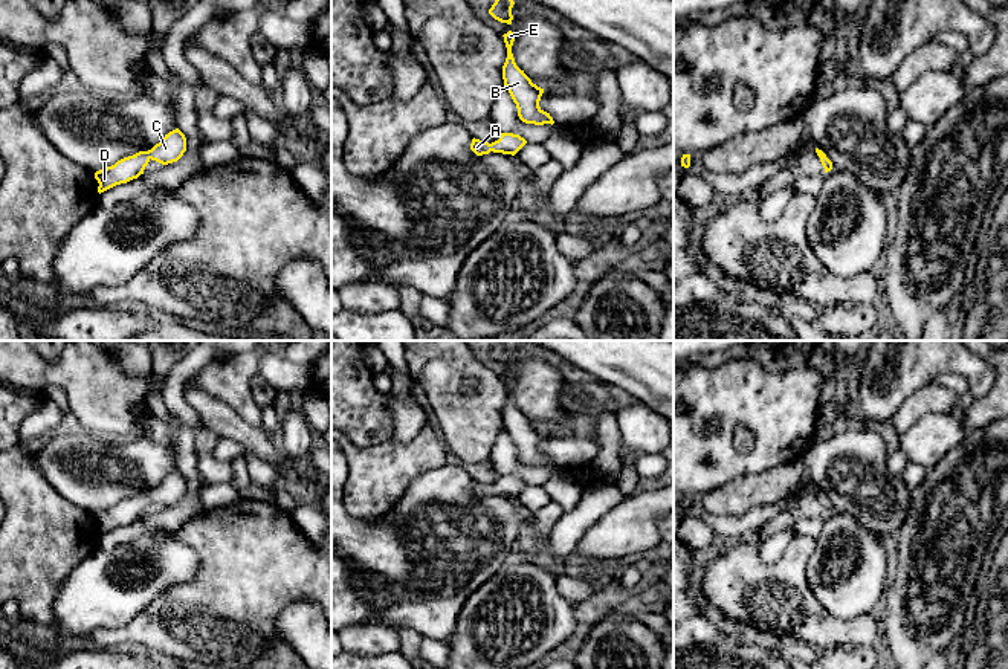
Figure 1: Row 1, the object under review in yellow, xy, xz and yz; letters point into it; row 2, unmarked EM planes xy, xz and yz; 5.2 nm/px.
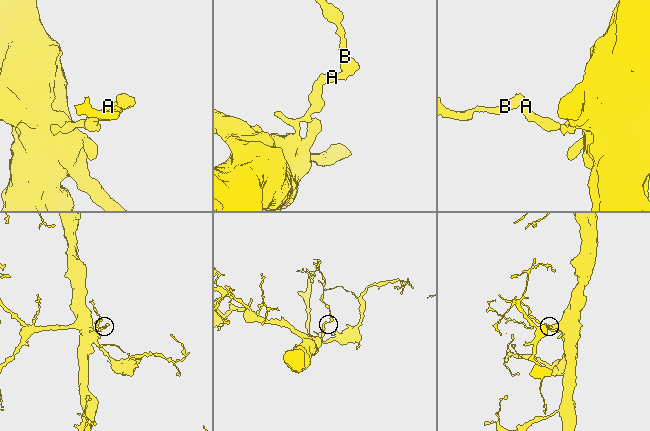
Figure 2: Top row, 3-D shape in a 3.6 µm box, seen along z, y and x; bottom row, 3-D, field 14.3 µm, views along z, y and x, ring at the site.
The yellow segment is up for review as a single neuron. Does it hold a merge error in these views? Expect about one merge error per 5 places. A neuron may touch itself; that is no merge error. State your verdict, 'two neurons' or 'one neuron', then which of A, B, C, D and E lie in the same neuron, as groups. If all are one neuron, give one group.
one neuron; groups A B C D E

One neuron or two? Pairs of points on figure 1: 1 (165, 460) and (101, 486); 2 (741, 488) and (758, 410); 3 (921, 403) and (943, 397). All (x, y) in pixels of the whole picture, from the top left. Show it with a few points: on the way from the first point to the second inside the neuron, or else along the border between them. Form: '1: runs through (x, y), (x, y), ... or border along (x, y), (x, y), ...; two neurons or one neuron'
1: runs through (150, 460), (122, 466), (116, 471); one neuron
2: border along (779, 466), (756, 474), (736, 475), (710, 489); two neurons
3: runs through (926, 400), (938, 399); one neuron

